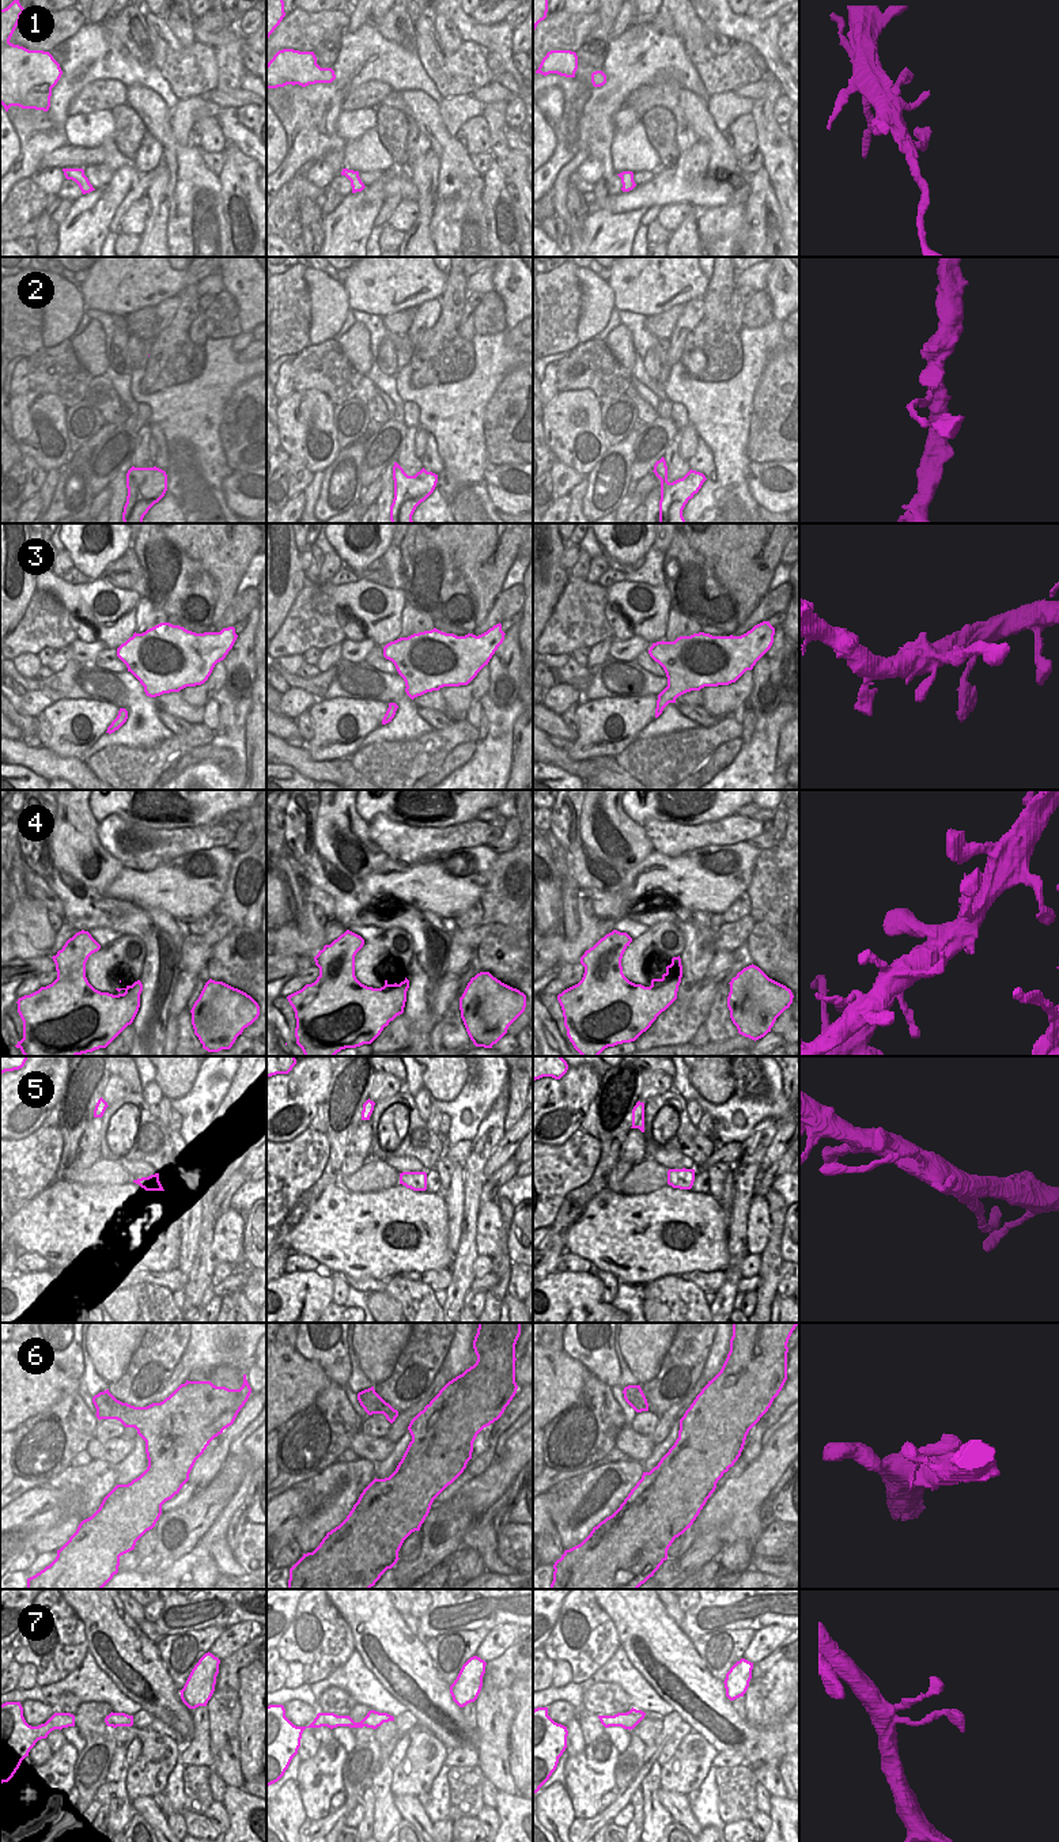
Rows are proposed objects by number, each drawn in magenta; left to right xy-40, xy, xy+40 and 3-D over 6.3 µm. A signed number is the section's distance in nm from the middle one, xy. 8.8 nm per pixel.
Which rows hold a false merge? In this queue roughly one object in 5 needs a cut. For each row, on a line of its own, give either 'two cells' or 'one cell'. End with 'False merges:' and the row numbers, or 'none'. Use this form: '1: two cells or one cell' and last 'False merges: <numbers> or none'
1: one cell
2: one cell
3: one cell
4: one cell
5: two cells
6: two cells
7: one cell
False merges: 5, 6

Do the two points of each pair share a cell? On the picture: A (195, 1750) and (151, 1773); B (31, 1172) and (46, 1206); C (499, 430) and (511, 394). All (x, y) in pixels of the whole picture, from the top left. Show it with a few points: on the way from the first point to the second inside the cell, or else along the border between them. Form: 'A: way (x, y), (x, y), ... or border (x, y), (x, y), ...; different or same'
A: border (182, 1746), (177, 1761); different
B: border (55, 1179), (16, 1213); different
C: way (505, 422), (505, 409), (510, 403); same

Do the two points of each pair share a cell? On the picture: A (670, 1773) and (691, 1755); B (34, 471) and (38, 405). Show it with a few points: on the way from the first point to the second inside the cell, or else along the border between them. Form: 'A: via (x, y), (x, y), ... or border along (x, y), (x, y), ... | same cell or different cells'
A: via (676, 1770), (685, 1761) | same cell
B: border along (23, 454), (27, 454), (45, 472) | different cells

